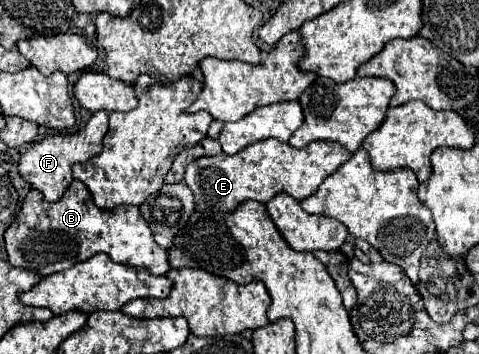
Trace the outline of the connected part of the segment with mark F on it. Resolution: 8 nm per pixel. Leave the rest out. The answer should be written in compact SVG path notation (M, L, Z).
M95 113L89 123L77 131L77 133L53 133L47 135L41 141L35 141L27 153L19 161L19 173L33 185L33 189L39 189L45 197L45 201L53 203L57 201L65 189L73 181L73 171L71 167L79 161L89 161L97 153L101 153L101 141L109 129L109 115L107 113Z

